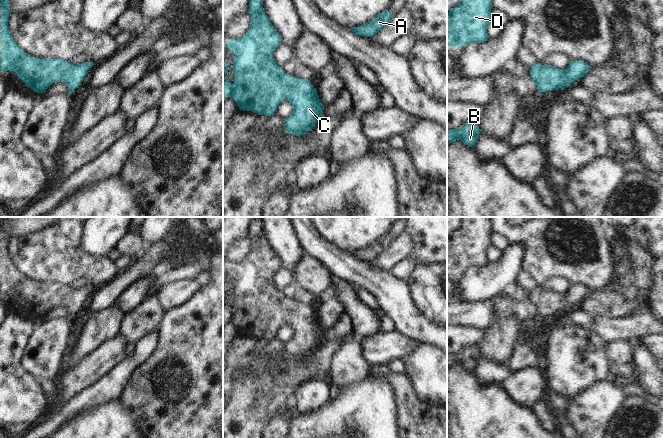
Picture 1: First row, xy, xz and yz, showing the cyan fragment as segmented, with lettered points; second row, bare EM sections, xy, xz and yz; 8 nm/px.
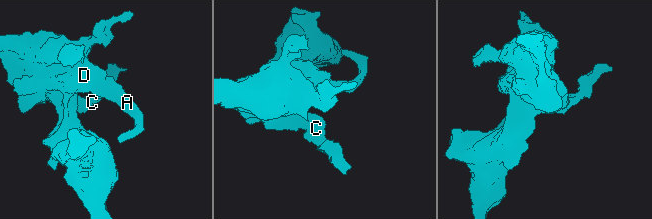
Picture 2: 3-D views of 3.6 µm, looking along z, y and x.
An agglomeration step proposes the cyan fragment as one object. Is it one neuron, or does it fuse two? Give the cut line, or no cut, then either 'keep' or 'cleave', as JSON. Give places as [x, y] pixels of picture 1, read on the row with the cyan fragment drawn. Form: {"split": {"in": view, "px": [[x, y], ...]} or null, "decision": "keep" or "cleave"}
{"split": null, "decision": "keep"}

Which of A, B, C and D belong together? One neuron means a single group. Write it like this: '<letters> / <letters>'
A B C D

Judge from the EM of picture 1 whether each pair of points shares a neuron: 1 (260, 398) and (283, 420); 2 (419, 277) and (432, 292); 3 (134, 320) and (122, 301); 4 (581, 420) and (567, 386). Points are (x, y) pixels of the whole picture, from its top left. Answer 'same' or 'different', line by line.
1: different
2: same
3: different
4: different

